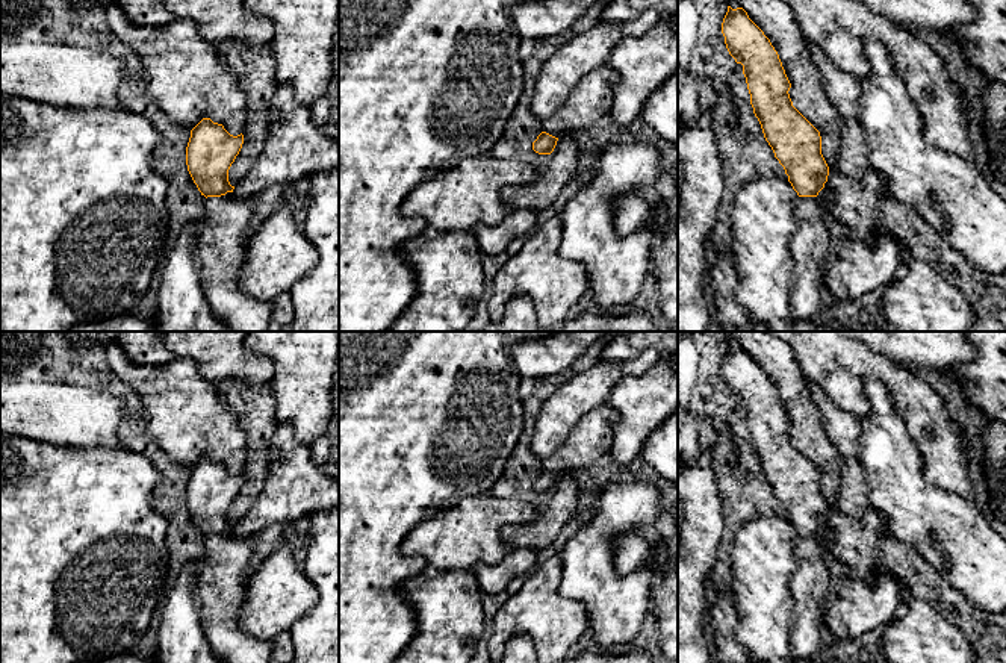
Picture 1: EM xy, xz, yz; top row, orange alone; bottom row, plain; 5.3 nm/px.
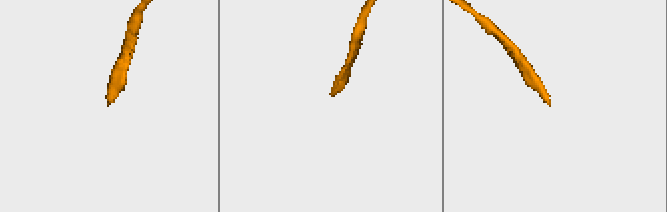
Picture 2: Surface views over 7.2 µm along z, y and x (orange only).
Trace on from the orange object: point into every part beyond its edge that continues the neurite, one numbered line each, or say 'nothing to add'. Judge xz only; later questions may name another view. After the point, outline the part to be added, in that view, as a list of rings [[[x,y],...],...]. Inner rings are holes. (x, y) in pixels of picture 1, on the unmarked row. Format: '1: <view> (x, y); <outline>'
1: xz (592, 438); [[[608,404],[587,413],[564,445],[543,460],[543,471],[561,477],[596,465],[613,448],[613,430],[617,421],[619,412]]]

